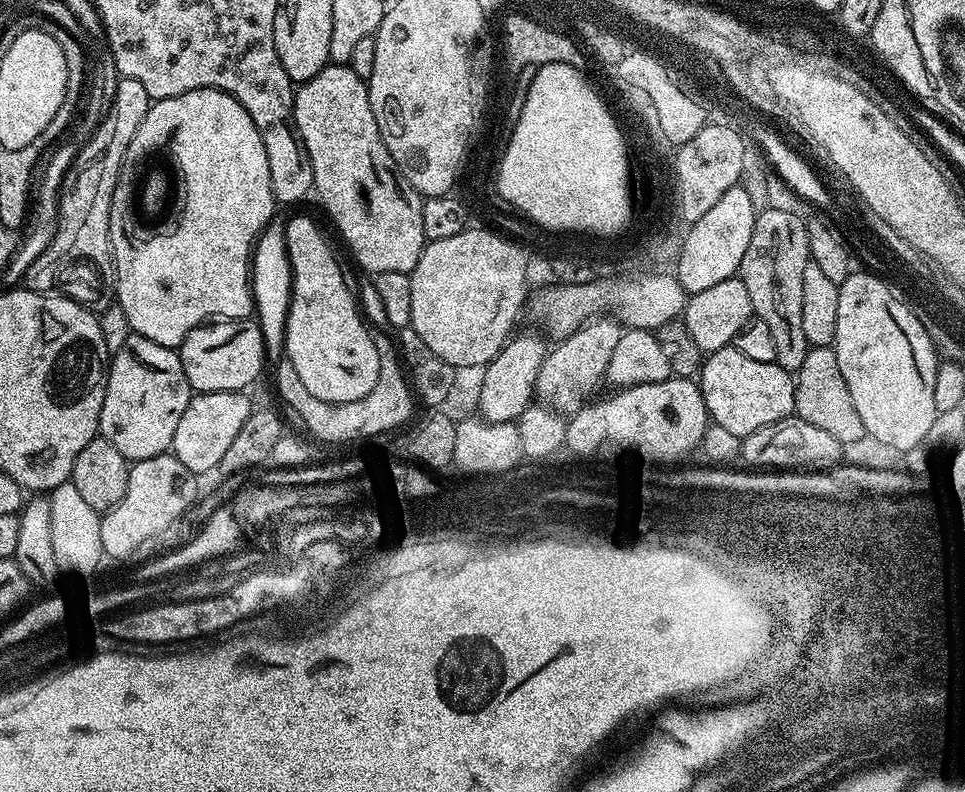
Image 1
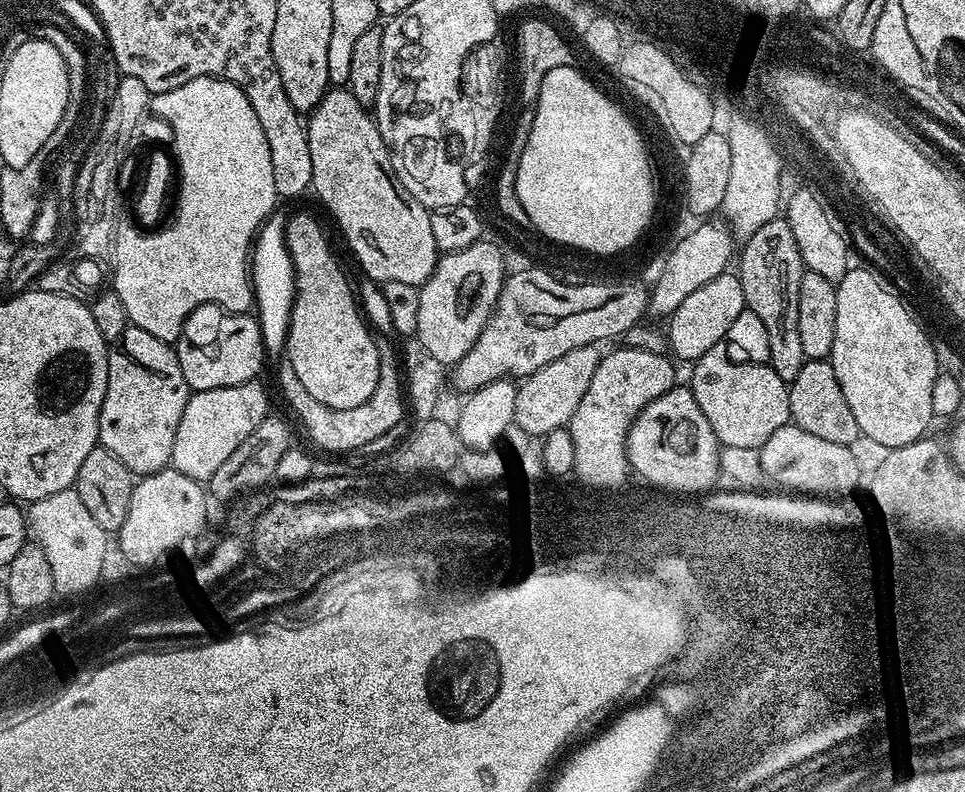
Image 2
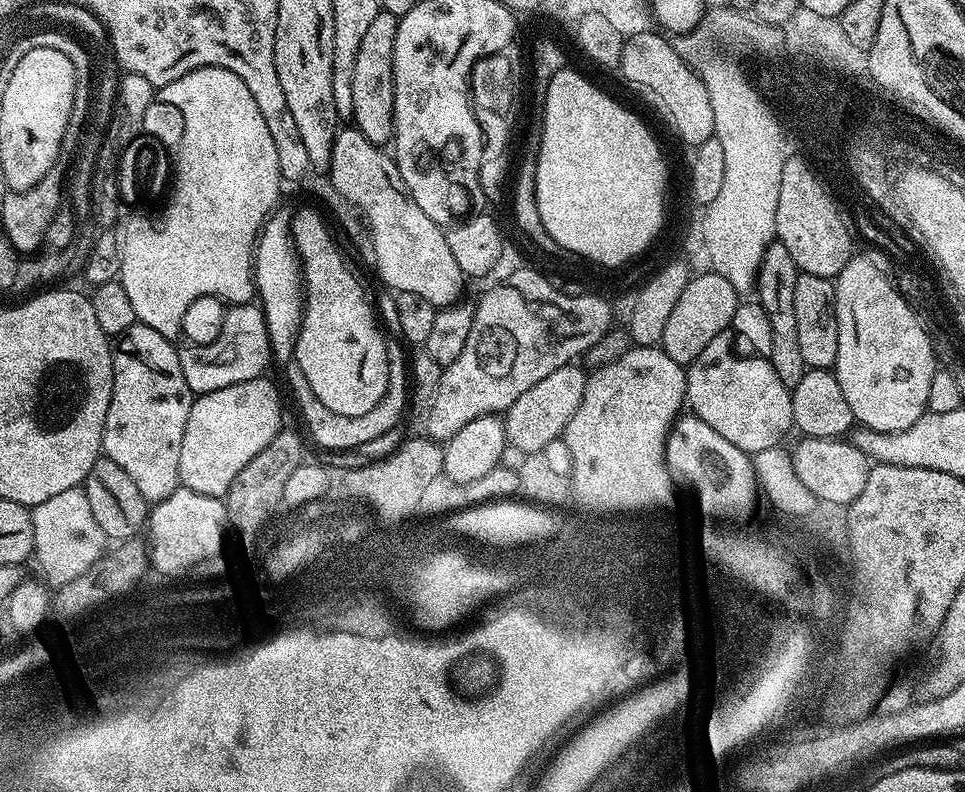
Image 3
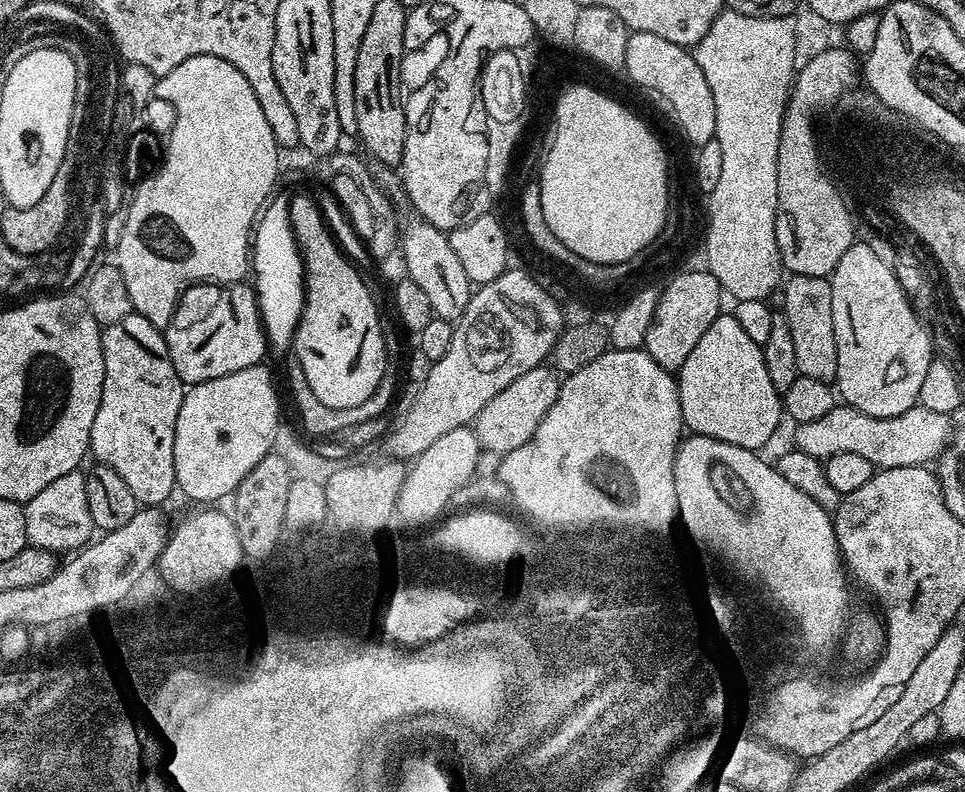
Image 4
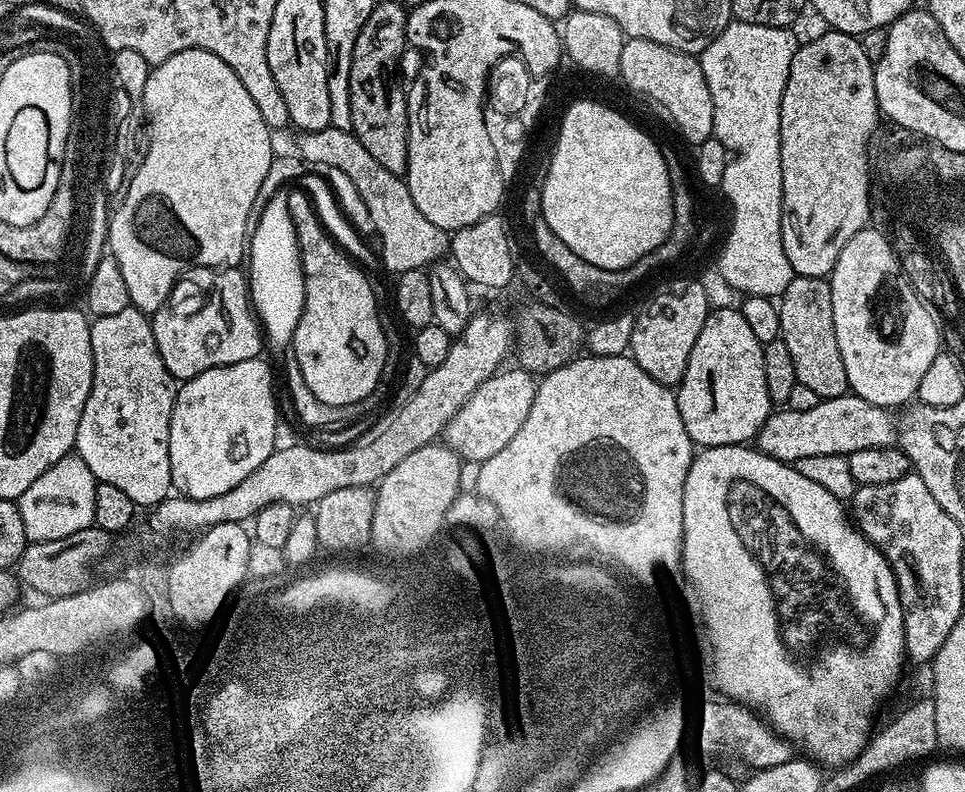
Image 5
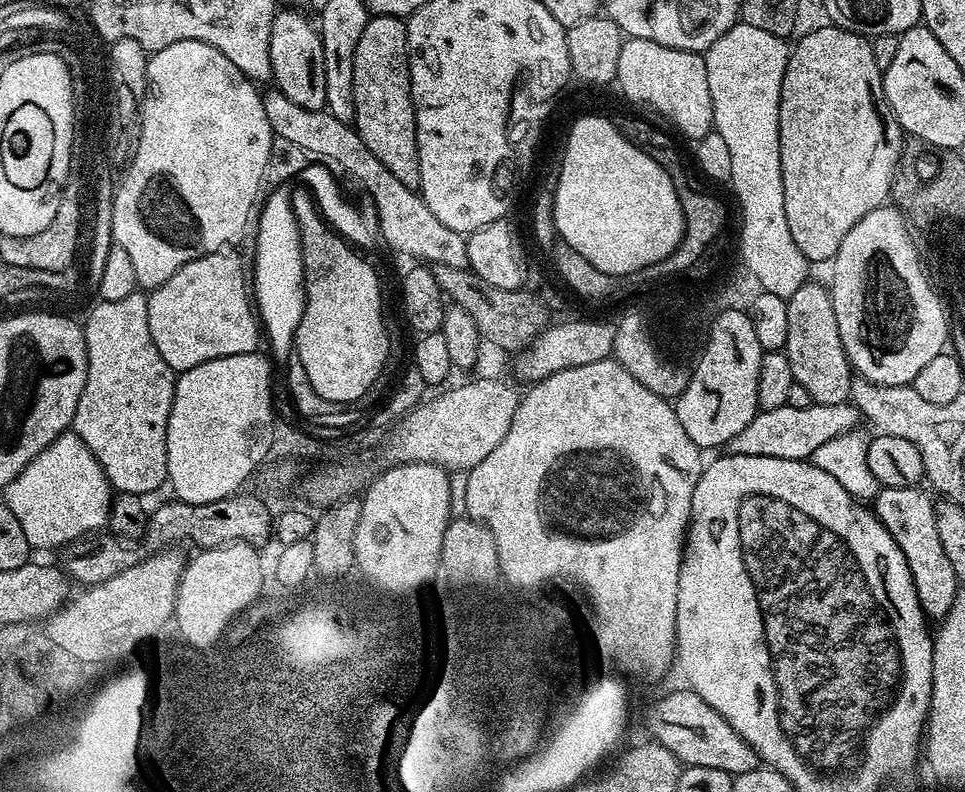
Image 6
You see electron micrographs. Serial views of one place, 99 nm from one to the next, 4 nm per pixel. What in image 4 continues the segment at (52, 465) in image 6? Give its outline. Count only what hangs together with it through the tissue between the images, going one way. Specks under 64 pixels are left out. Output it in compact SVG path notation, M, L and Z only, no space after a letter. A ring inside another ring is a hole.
M77 470L70 474L62 474L50 486L46 486L36 497L24 504L26 518L26 534L28 543L34 548L46 548L59 552L62 548L79 550L89 543L94 532L90 506L86 498L86 476Z

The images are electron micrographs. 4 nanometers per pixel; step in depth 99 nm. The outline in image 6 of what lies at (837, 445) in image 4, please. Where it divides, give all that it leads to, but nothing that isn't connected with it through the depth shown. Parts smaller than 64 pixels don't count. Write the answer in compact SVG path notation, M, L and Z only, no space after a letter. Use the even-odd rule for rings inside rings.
M849 403L813 404L810 407L784 405L778 410L759 411L741 433L736 434L728 445L730 454L747 454L754 457L809 459L814 450L832 438L853 431L862 415Z

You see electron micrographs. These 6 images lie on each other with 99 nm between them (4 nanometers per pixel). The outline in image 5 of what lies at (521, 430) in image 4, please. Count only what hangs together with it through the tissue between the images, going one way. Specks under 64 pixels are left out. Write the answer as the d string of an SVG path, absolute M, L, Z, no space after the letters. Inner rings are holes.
M513 366L509 372L501 370L482 382L482 386L474 390L472 397L459 408L450 423L451 447L465 461L483 462L498 454L498 450L502 450L502 446L506 446L506 442L518 434L522 422L526 422L526 414L530 414L530 406L534 402L537 383L535 375L519 366Z

